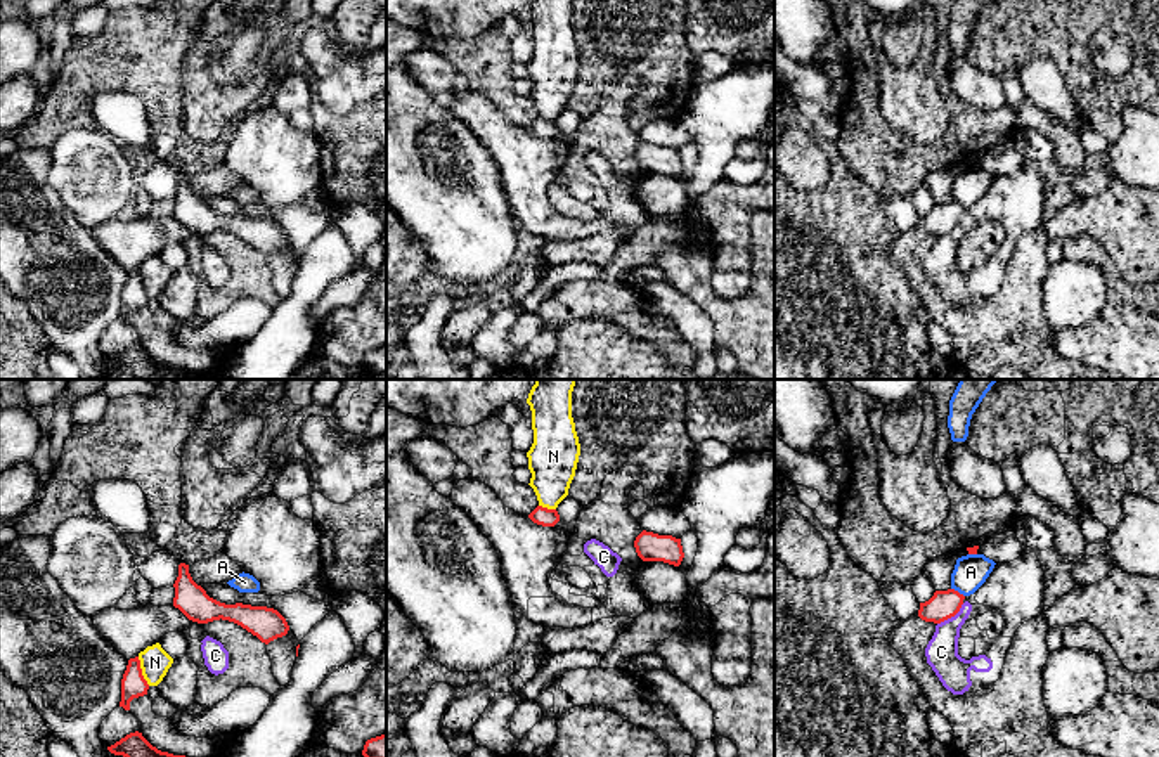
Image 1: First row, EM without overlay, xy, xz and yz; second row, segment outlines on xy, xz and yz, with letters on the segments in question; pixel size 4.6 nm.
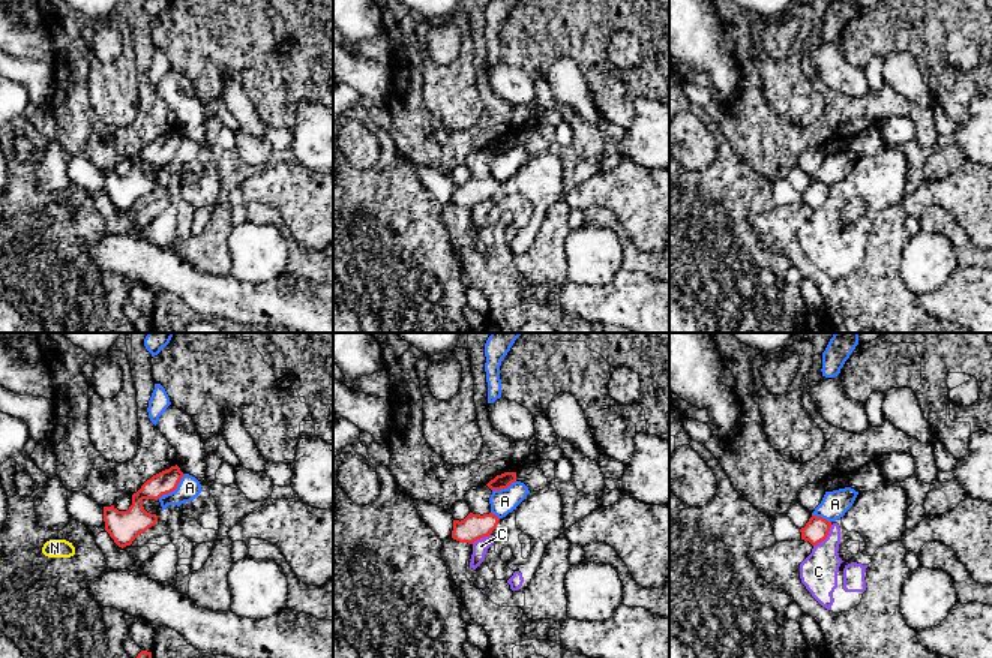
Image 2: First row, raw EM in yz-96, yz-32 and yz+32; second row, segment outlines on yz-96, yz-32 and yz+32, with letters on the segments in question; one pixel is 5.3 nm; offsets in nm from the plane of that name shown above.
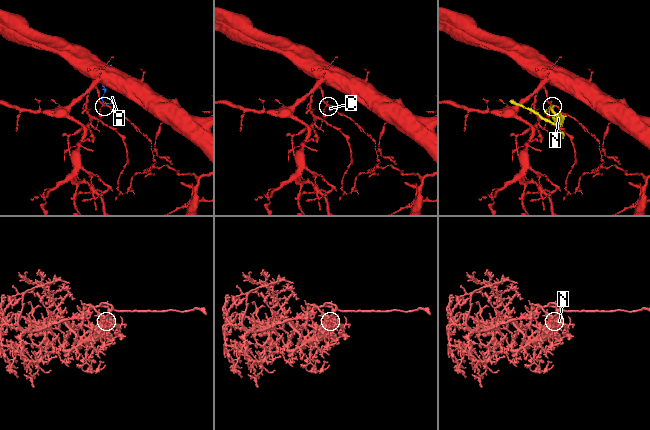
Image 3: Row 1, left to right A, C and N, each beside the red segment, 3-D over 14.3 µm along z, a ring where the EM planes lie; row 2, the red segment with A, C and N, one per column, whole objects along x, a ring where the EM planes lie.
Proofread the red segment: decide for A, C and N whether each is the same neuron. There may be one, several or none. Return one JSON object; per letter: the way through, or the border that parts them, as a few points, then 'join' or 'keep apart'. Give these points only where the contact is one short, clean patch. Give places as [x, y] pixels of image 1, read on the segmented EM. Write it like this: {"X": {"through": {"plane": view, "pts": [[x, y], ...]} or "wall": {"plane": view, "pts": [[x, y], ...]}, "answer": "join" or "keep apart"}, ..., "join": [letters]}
{"A": {"answer": "keep apart"}, "C": {"wall": {"plane": "yz", "pts": [[964, 603], [953, 615], [938, 624]]}, "answer": "keep apart"}, "N": {"answer": "keep apart"}, "join": []}

